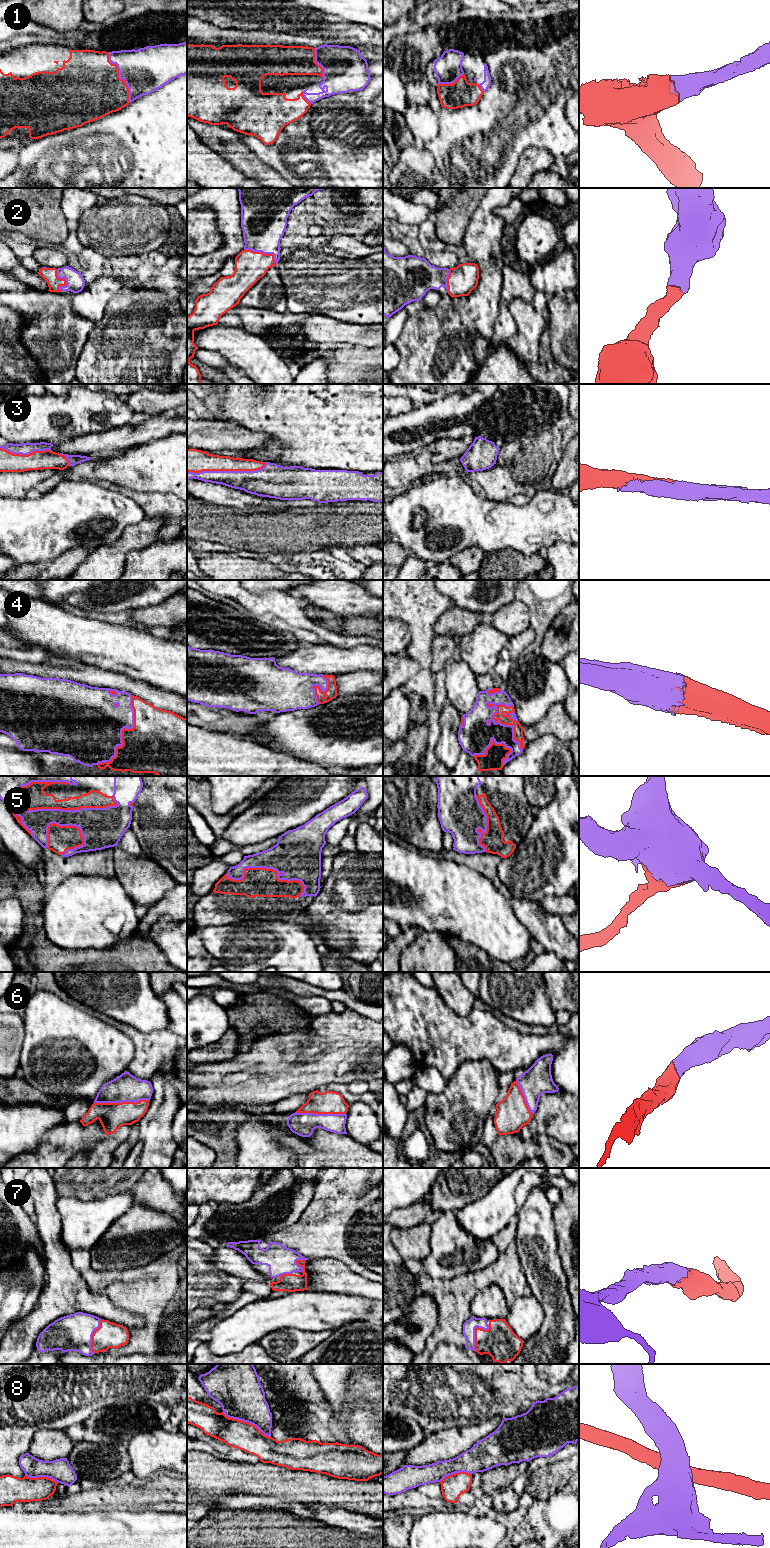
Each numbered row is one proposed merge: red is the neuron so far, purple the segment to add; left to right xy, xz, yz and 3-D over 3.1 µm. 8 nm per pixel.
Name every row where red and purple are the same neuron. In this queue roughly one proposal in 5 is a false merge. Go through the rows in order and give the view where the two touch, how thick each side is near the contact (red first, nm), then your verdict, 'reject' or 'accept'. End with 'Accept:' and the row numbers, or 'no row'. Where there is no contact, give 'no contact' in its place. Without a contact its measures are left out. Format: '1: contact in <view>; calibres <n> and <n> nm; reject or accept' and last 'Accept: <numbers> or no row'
1: contact in xy; calibres 500 and 360 nm; accept
2: contact in xz; calibres 240 and 360 nm; accept
3: contact in xz; calibres 170 and 190 nm; accept
4: contact in yz; calibres 80 and 260 nm; accept
5: contact in xy; calibres 190 and 200 nm; accept
6: contact in xy; calibres 220 and 220 nm; accept
7: contact in yz; calibres 280 and 100 nm; accept
8: contact in xz; calibres 220 and 360 nm; reject
Accept: 1, 2, 3, 4, 5, 6, 7

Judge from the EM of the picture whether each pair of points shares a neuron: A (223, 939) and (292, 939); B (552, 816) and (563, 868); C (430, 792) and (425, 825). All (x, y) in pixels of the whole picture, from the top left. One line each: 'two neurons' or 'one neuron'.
A: one neuron
B: one neuron
C: one neuron

